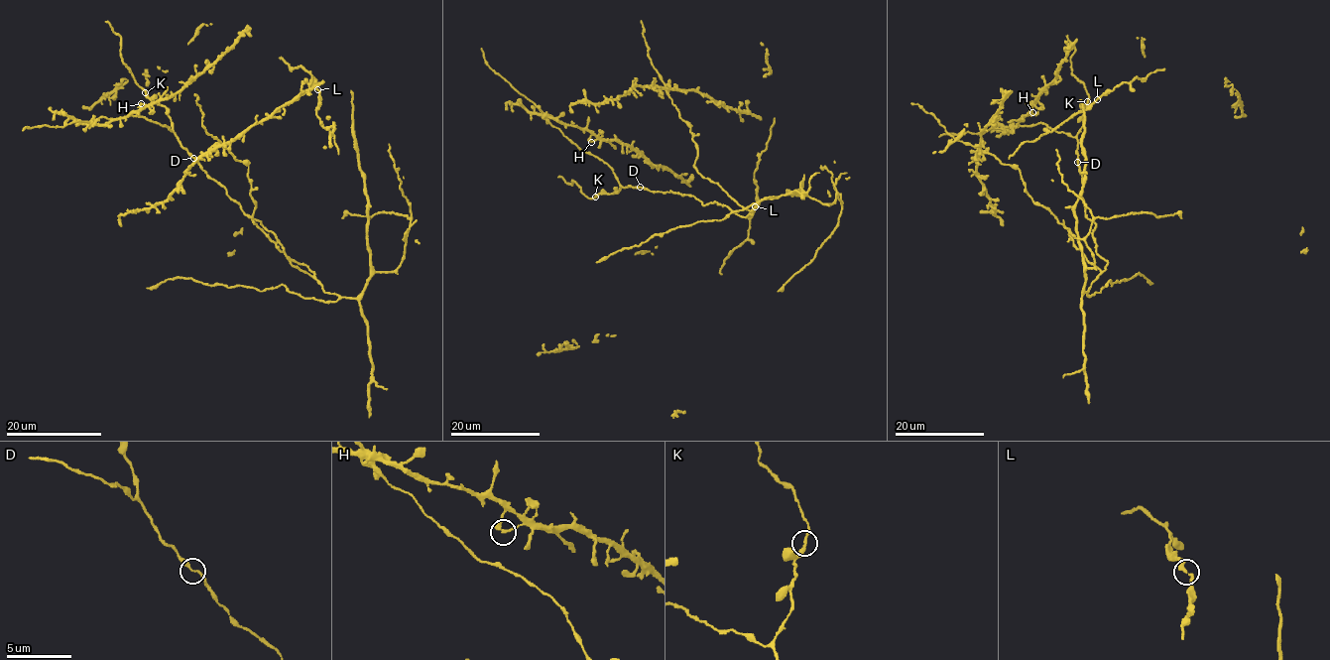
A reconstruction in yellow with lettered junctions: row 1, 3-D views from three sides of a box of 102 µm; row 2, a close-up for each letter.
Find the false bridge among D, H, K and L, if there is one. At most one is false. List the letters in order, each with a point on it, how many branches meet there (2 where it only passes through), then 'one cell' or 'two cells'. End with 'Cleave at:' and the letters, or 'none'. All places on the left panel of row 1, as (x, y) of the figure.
D: (193, 158) | 2 | one cell
H: (141, 103) | 2 | one cell
K: (145, 92) | 2 | one cell
L: (317, 89) | 2 | one cell
Cleave at: none

